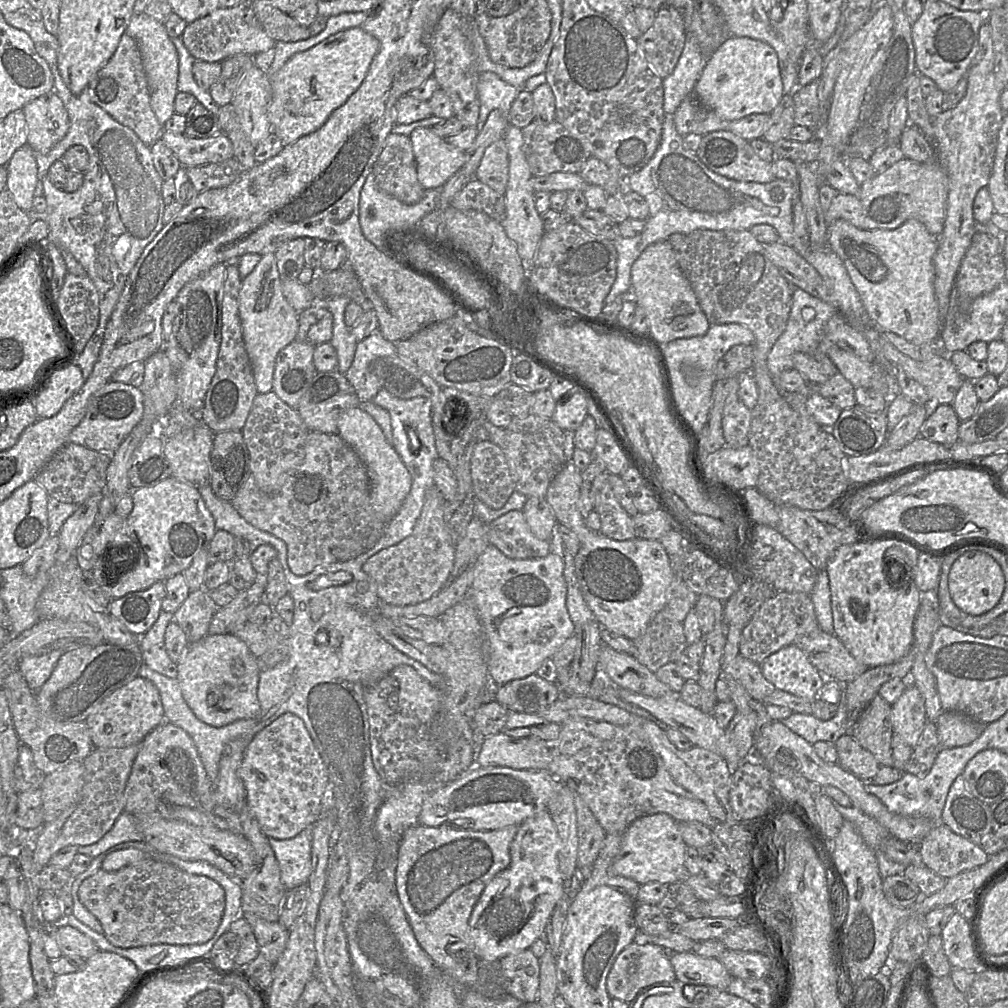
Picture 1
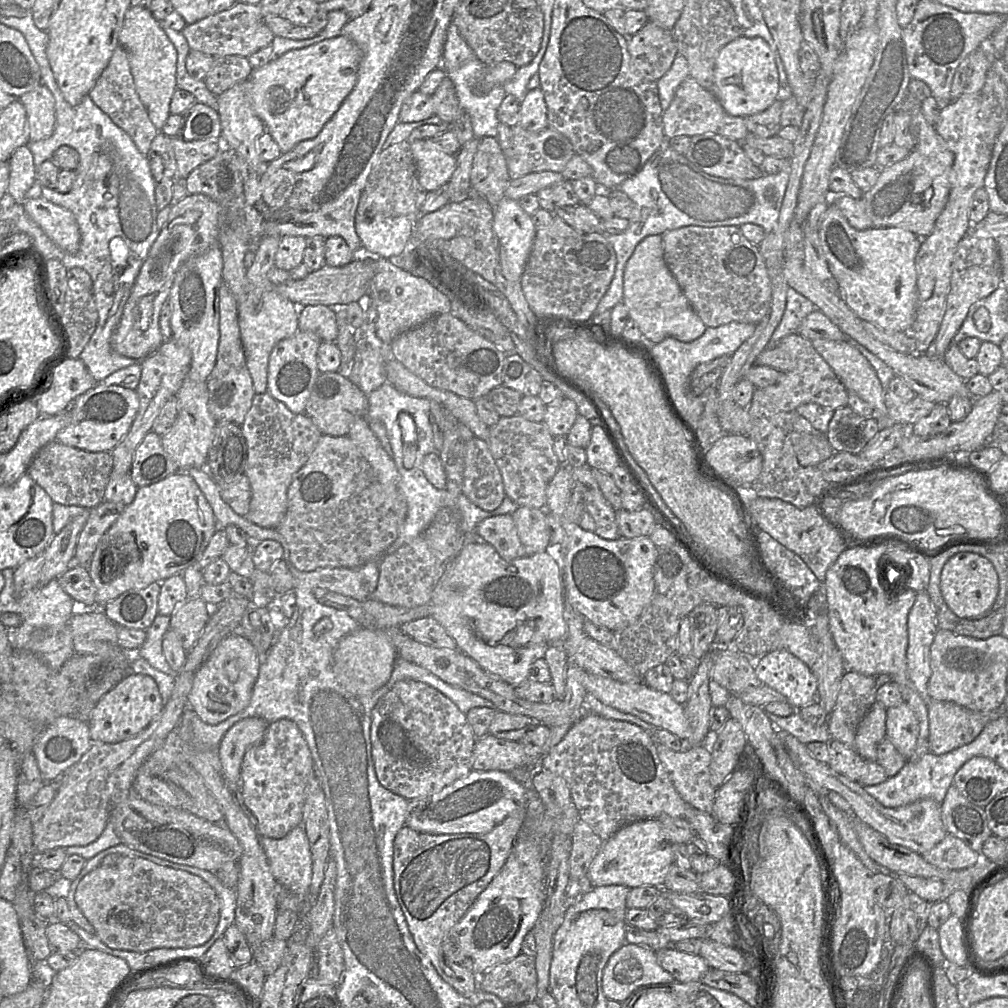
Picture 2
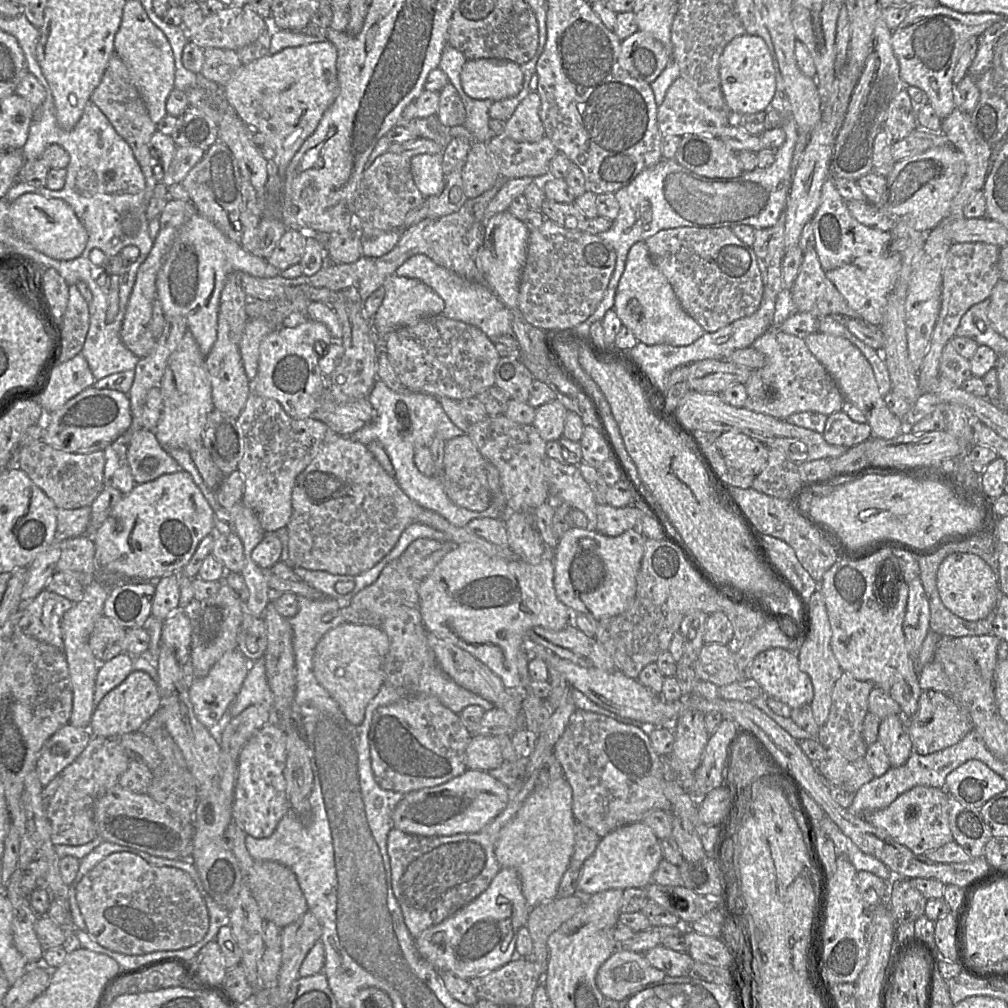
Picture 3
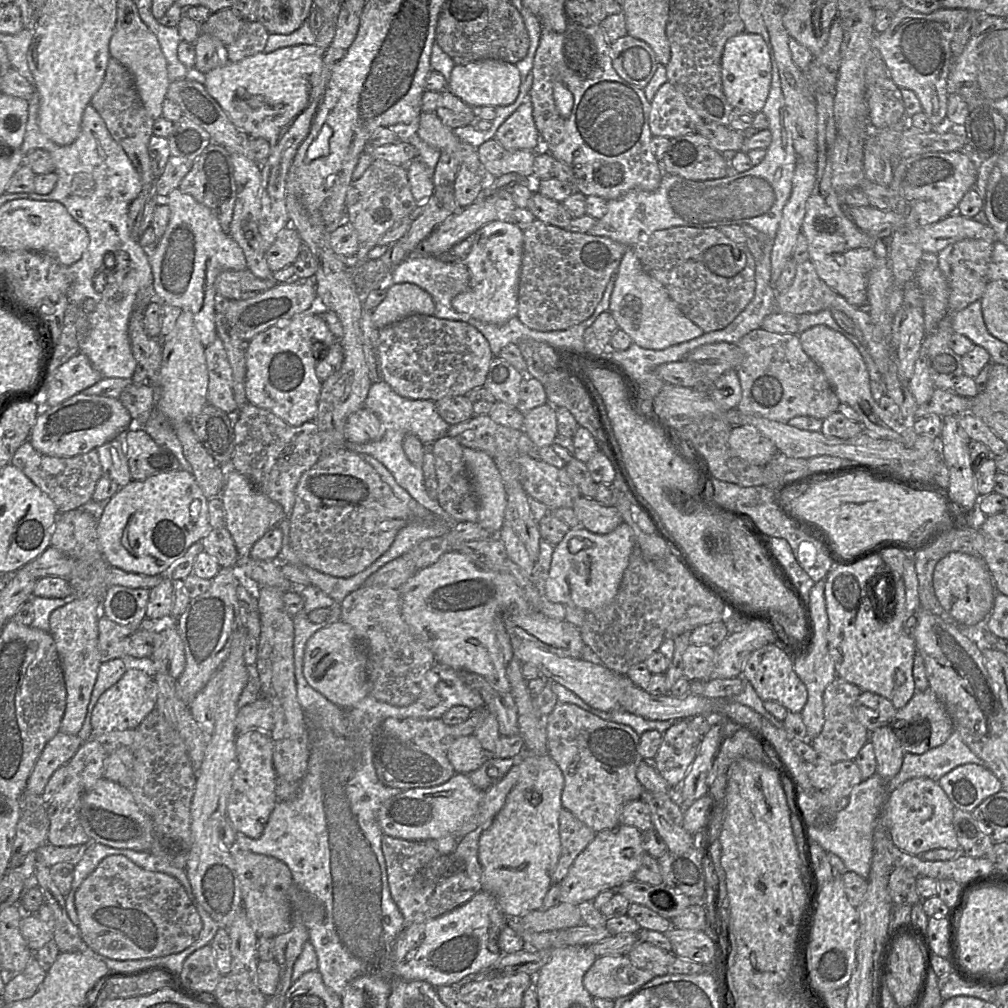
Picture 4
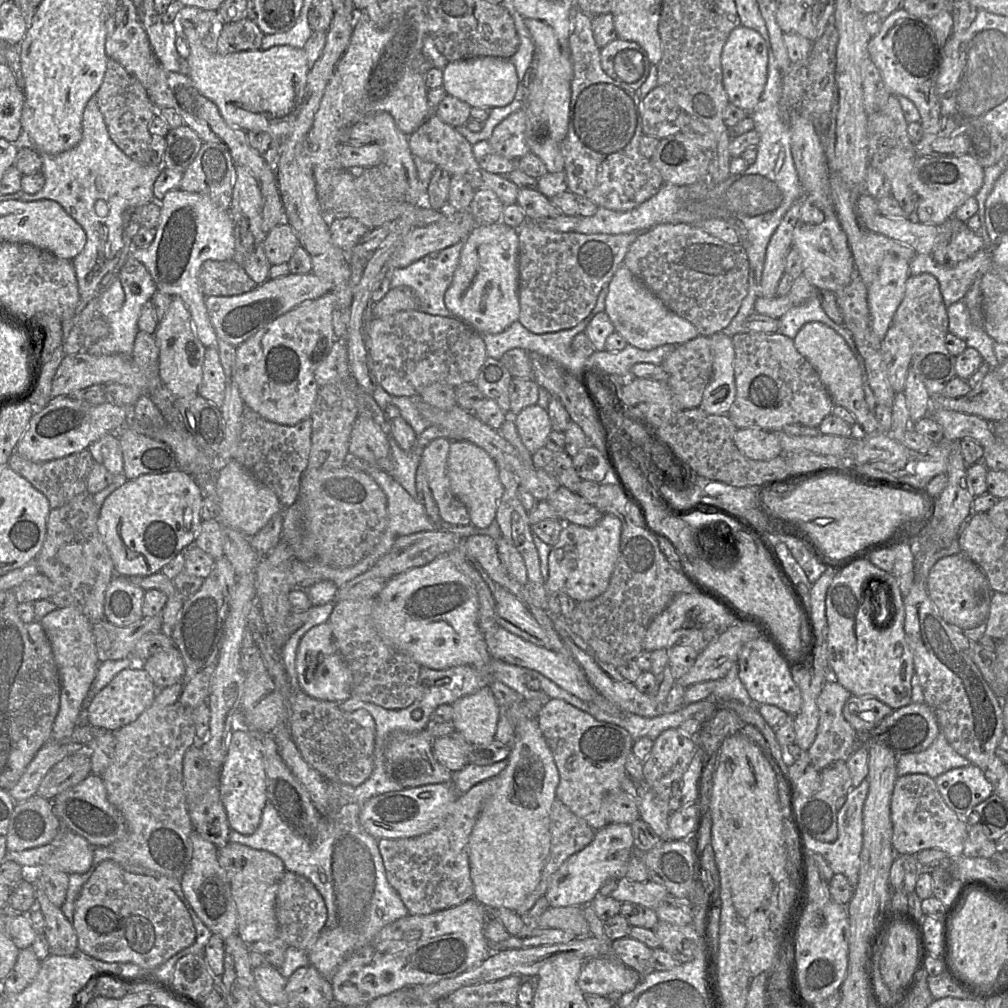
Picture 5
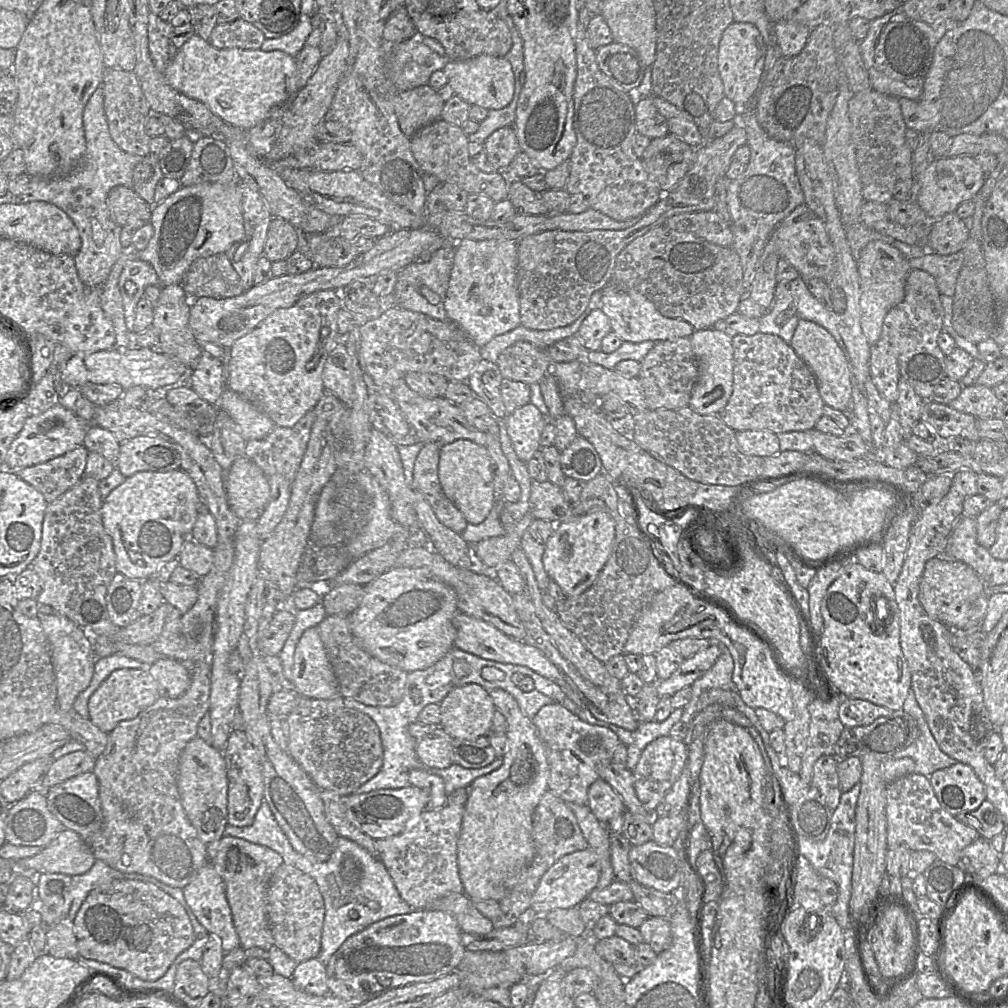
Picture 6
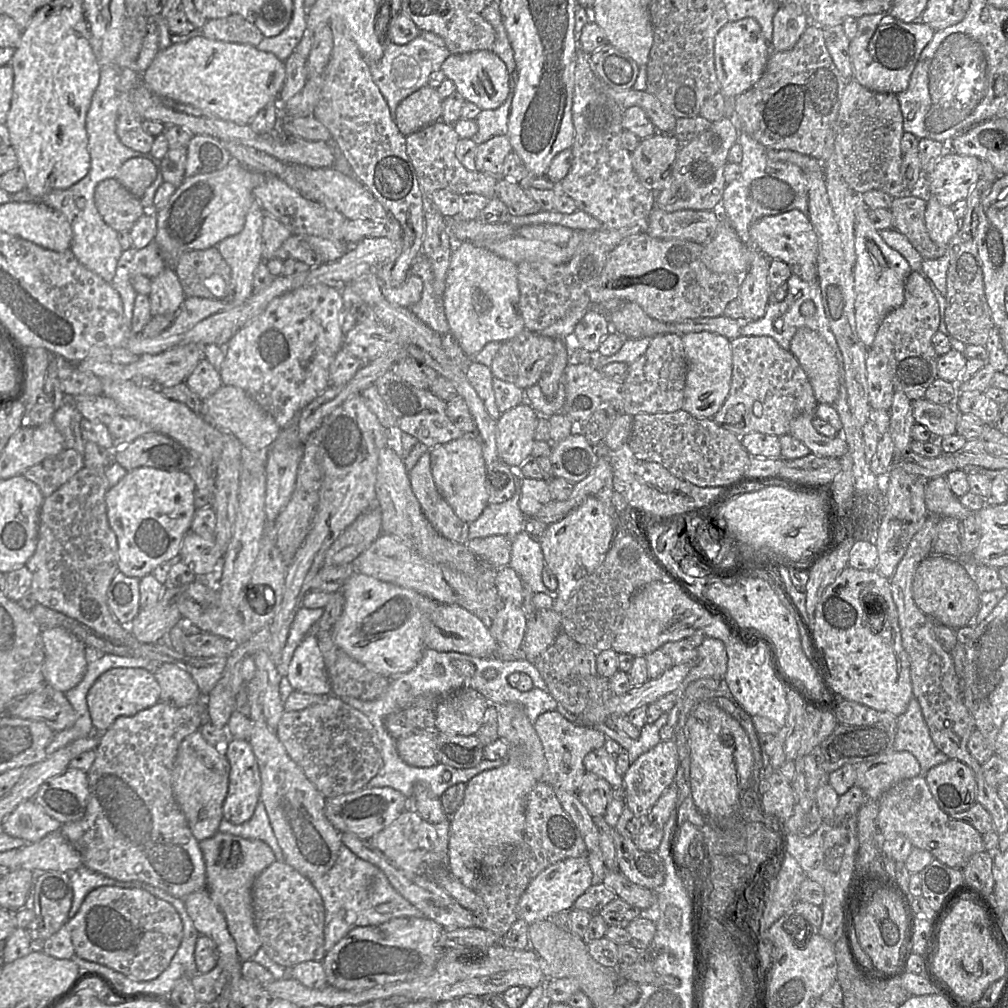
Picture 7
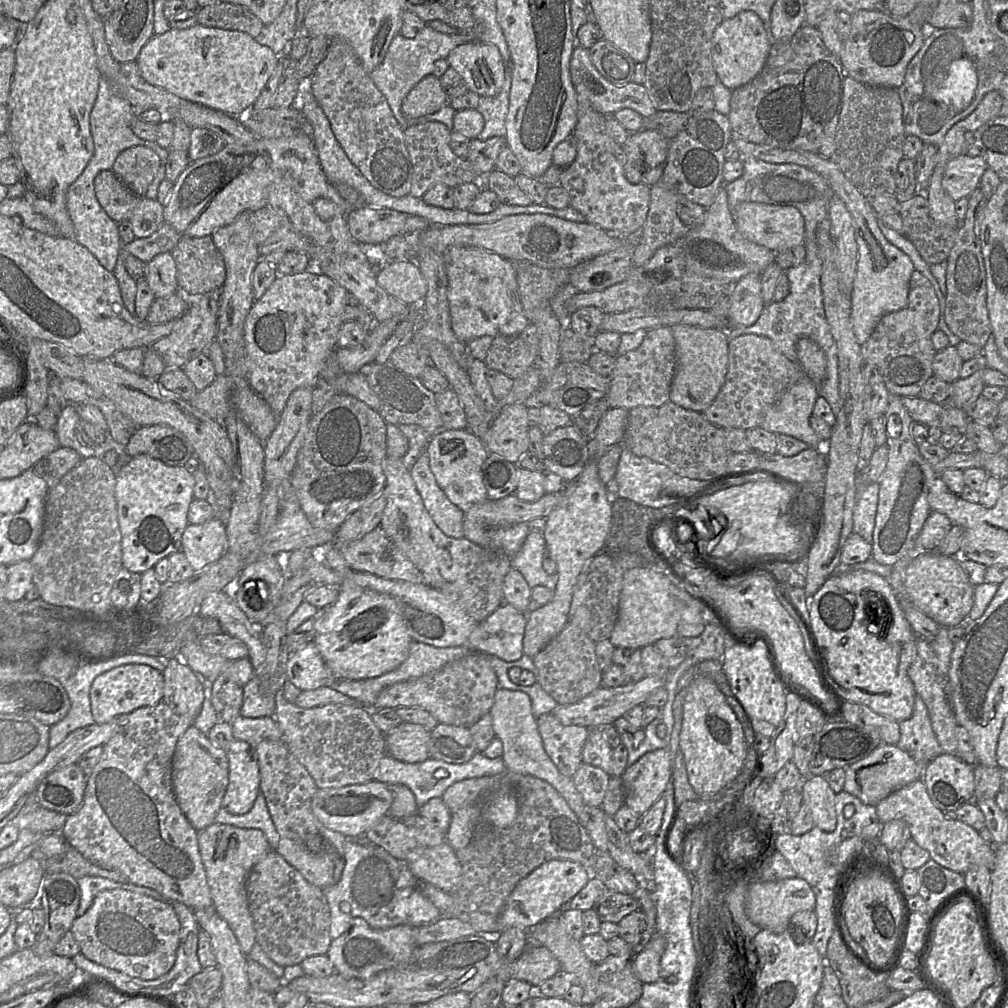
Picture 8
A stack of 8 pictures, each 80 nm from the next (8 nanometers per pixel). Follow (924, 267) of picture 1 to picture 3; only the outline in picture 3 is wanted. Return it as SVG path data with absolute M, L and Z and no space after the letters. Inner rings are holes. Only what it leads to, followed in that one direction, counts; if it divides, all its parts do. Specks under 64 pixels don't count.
M830 175L822 186L820 204L813 215L815 245L821 267L848 305L868 324L879 327L888 296L901 268L900 258L888 253L892 240L890 231L866 227L856 221L848 211Z

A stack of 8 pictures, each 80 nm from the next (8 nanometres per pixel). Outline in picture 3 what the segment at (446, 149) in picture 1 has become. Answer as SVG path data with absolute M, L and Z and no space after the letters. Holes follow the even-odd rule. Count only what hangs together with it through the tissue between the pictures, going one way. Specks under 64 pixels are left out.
M442 153L419 154L411 158L410 169L414 183L424 198L439 195L445 185Z

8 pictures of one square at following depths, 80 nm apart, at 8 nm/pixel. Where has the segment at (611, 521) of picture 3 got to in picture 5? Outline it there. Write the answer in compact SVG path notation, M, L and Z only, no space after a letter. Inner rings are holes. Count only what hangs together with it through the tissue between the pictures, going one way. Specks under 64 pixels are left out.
M563 486L550 494L546 501L553 507L558 519L563 523L593 527L604 515L594 504Z

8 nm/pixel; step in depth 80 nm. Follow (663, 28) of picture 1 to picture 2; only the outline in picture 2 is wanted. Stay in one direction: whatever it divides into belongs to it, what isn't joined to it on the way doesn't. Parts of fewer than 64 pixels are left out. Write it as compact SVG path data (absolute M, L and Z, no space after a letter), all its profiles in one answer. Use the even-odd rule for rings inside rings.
M648 22L633 36L628 36L628 51L636 70L646 79L657 81L671 68L678 54L672 31L667 31L653 22Z

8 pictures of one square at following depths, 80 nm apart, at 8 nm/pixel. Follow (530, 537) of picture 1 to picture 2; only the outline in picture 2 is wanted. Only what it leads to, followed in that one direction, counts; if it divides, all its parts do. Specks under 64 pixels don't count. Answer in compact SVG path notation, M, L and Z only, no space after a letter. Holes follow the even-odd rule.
M497 515L488 517L475 527L476 534L488 542L501 557L513 560L527 554L521 543L512 515Z

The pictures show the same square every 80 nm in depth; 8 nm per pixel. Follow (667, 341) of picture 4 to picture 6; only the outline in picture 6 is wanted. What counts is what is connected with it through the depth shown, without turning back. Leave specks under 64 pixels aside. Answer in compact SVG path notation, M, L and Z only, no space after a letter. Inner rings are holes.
M608 283L602 292L602 309L608 317L612 331L623 341L639 343L690 337L694 327L684 320L664 317L644 295L631 289L619 288Z

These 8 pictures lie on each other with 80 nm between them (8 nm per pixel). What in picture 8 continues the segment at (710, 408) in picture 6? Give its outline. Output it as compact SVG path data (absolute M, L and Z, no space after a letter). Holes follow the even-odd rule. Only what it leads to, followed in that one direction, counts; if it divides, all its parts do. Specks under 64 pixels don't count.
M685 324L671 327L676 347L676 371L670 401L688 410L703 413L722 388L728 371L727 329L702 328Z

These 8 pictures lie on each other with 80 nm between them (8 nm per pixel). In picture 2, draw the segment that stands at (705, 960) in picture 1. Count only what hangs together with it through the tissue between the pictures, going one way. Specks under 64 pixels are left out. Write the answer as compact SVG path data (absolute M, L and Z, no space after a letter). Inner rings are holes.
M674 946L655 951L655 954L659 965L678 982L701 981L703 975L710 969L700 955L679 951Z

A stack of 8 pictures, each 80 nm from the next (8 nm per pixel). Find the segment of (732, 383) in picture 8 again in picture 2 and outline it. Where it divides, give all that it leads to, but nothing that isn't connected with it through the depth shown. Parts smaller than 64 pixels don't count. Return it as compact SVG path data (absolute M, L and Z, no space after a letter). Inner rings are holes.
M794 333L782 338L777 346L779 346L784 352L788 352L792 355L792 360L789 360L788 365L793 366L793 368L790 368L790 371L788 372L783 372L779 377L778 383L765 388L756 389L762 389L763 393L770 399L771 403L780 411L794 411L797 407L806 403L816 403L833 410L837 410L848 405L849 392L846 390L827 362L815 350L812 341L802 337L798 333Z

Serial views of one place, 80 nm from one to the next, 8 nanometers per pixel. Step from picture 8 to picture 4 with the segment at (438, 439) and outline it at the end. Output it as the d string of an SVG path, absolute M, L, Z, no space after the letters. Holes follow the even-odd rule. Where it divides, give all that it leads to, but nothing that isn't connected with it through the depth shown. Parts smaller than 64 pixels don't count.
M463 448L463 460L479 502L477 523L491 532L498 532L504 522L506 492L494 460L486 453Z

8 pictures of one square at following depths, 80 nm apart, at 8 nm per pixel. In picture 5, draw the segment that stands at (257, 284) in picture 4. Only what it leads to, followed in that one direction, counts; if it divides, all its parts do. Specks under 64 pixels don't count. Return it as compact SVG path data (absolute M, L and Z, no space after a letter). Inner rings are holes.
M233 260L205 261L200 269L198 281L206 297L240 295L257 286L244 267Z

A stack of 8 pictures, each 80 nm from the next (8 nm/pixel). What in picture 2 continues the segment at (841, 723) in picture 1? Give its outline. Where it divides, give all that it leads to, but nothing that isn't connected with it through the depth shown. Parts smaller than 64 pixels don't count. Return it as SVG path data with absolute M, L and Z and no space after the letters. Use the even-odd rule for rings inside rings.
M797 711L788 717L780 717L769 712L766 712L766 714L777 729L789 732L801 743L807 744L814 741L828 743L832 740L827 723L820 726L811 725L805 722Z

